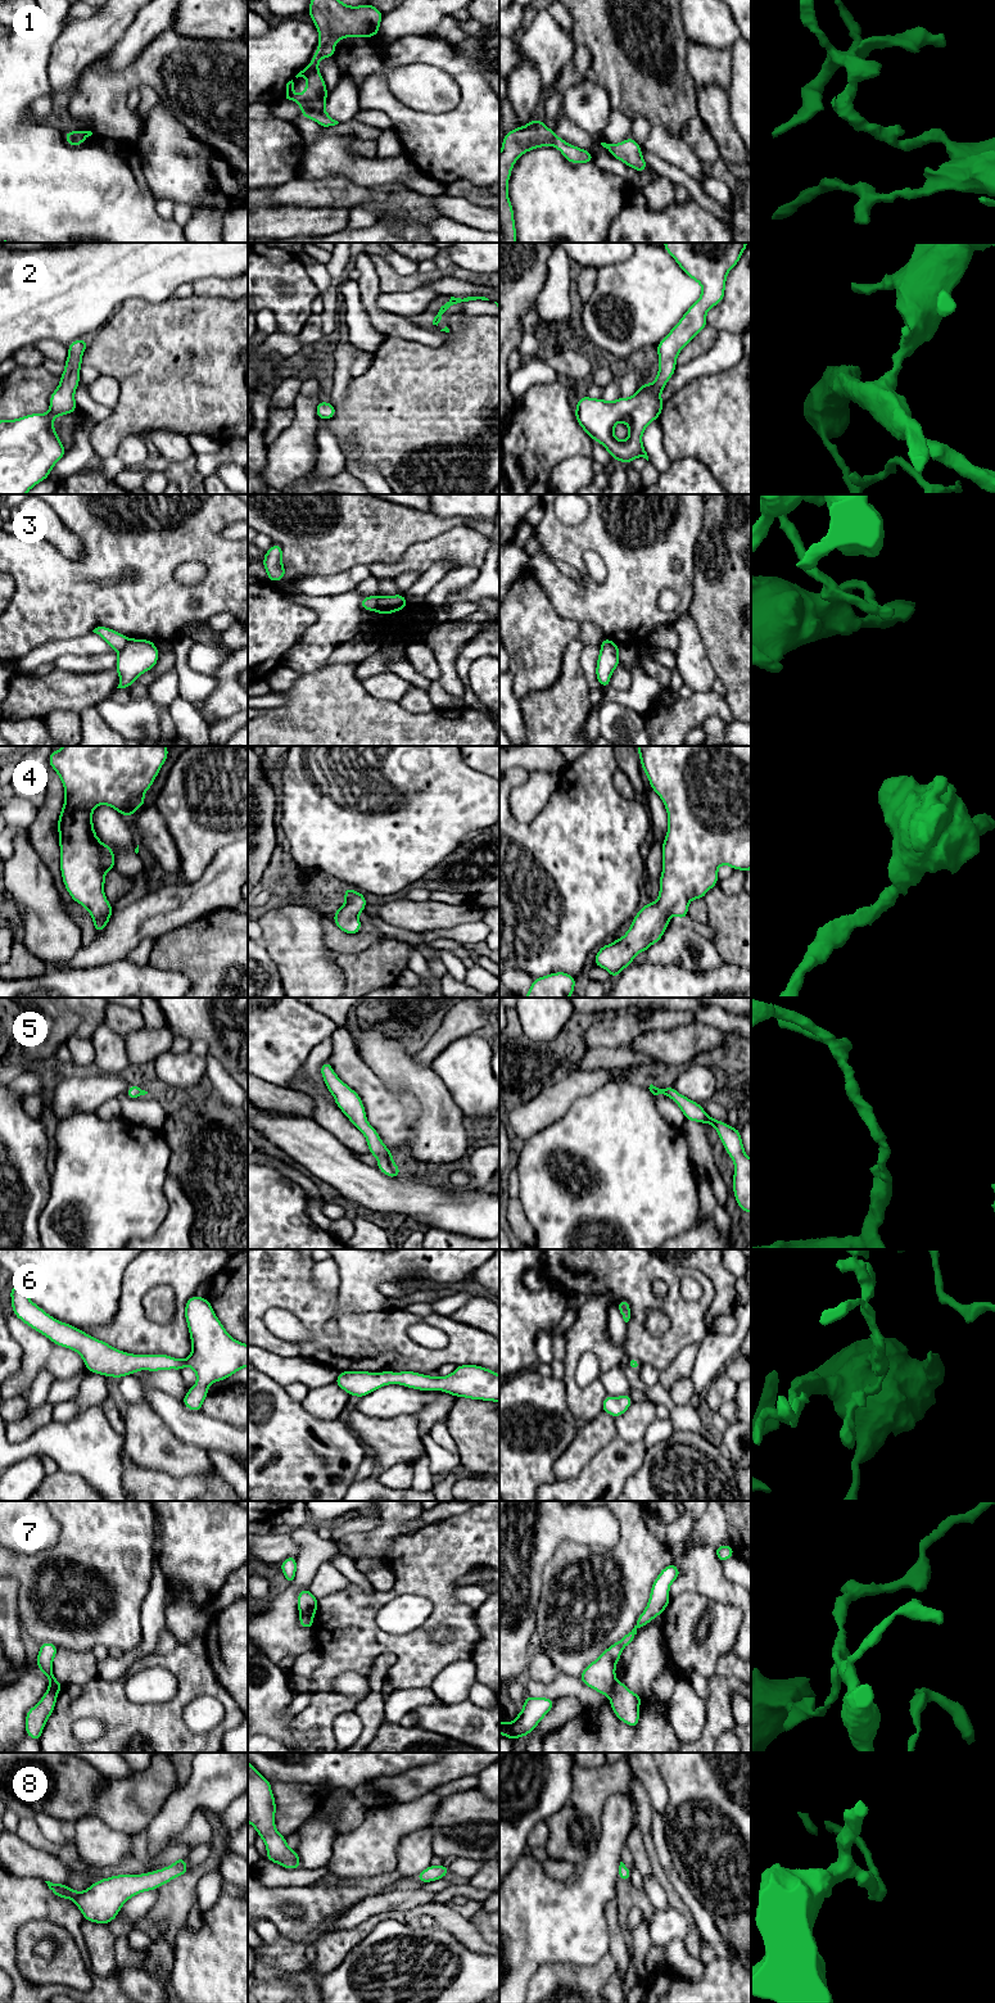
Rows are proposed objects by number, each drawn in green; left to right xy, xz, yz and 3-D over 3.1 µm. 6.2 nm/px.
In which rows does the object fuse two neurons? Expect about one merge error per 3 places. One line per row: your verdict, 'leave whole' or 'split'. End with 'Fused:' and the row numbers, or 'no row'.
1: leave whole
2: leave whole
3: split
4: leave whole
5: leave whole
6: leave whole
7: split
8: leave whole
Fused: 3, 7

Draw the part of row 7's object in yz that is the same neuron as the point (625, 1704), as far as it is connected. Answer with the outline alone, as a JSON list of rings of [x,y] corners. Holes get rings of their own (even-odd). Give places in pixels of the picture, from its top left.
[[[616,1681],[610,1695],[611,1709],[627,1726],[637,1727],[642,1696],[633,1694],[623,1682]]]

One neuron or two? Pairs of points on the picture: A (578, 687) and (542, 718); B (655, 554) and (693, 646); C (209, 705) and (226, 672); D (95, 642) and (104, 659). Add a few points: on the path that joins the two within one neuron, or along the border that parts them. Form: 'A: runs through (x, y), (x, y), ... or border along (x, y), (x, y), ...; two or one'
A: runs through (569, 696), (551, 715); one
B: border along (687, 613), (682, 614), (673, 624); two
C: runs through (217, 697), (226, 688), (226, 679); one
D: border along (117, 651), (107, 654), (71, 654); two

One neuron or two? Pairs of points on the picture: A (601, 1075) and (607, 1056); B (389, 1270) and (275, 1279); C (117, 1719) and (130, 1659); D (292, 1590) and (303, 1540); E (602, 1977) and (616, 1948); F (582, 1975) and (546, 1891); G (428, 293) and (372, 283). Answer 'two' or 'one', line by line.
A: two
B: two
C: two
D: one
E: two
F: two
G: two

